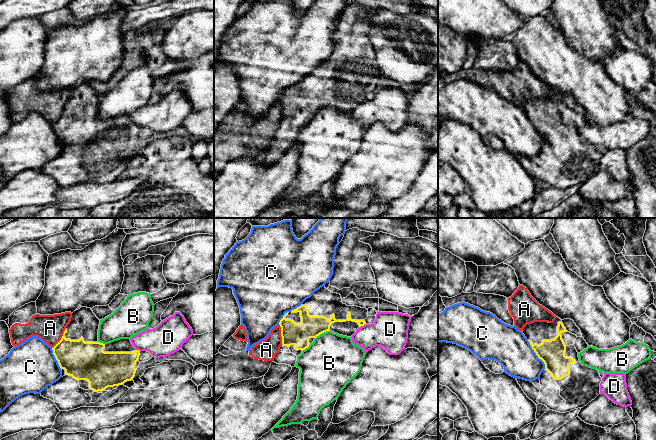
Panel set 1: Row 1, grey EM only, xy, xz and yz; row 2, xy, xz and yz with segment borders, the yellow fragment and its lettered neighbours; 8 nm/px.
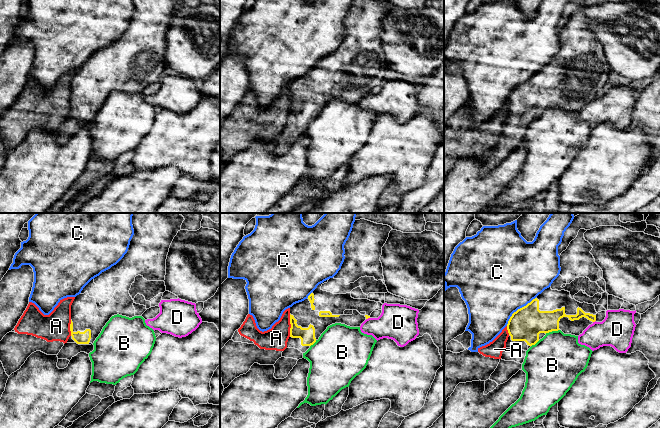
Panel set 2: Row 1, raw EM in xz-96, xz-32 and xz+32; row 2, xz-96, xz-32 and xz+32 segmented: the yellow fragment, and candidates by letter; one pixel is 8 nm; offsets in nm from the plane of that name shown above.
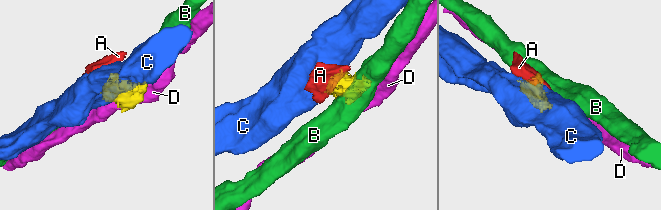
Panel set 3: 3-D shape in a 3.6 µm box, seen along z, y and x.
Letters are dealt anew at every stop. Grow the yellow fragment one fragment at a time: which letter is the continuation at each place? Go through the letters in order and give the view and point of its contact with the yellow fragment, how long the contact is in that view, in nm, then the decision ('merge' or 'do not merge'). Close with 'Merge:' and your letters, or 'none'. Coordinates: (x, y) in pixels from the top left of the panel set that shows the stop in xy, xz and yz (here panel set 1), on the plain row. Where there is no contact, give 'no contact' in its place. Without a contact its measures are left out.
A: meets yellow in xz at (281, 110); contact 170 nm long; do not merge
B: meets yellow in xz at (322, 108); contact 140 nm long; do not merge
C: meets yellow in yz at (536, 130); contact 280 nm long; do not merge
D: meets yellow in xz at (362, 101); contact 70 nm long; do not merge
Merge: none

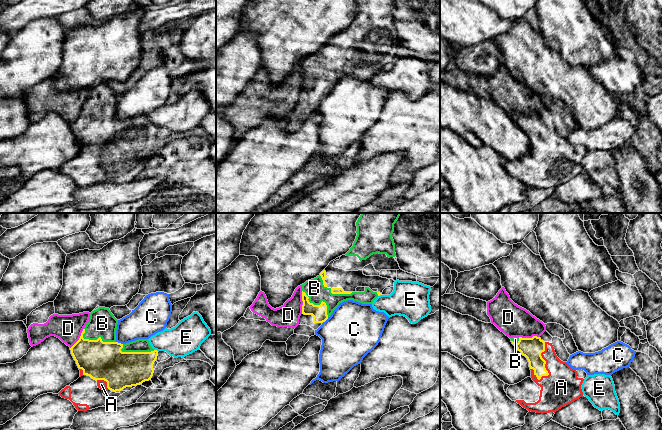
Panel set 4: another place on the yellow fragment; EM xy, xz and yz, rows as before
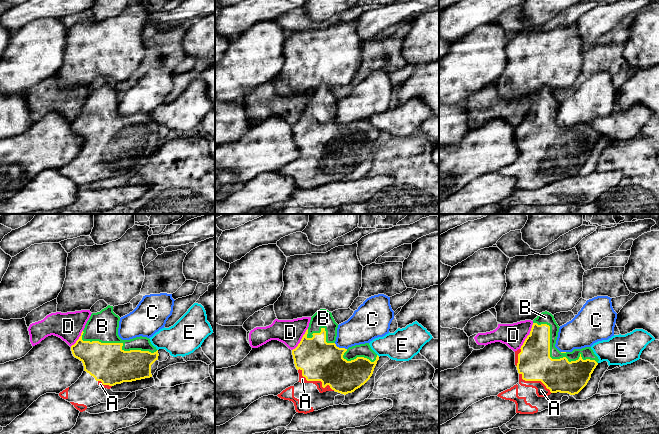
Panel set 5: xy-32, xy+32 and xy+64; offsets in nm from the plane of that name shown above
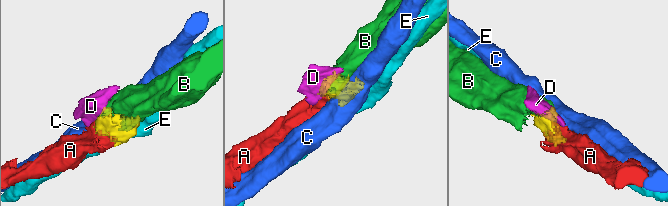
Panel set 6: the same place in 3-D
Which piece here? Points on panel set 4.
A: meets yellow in yz at (545, 139); contact 320 nm long; merge
B: meets yellow in xy at (95, 116); contact 280 nm long; merge
C: meets yellow in xz at (325, 96); contact 80 nm long; do not merge
D: meets yellow in xz at (303, 78); contact 180 nm long; do not merge
E: meets yellow in xy at (156, 126); contact 40 nm long; do not merge
Merge: A, B

